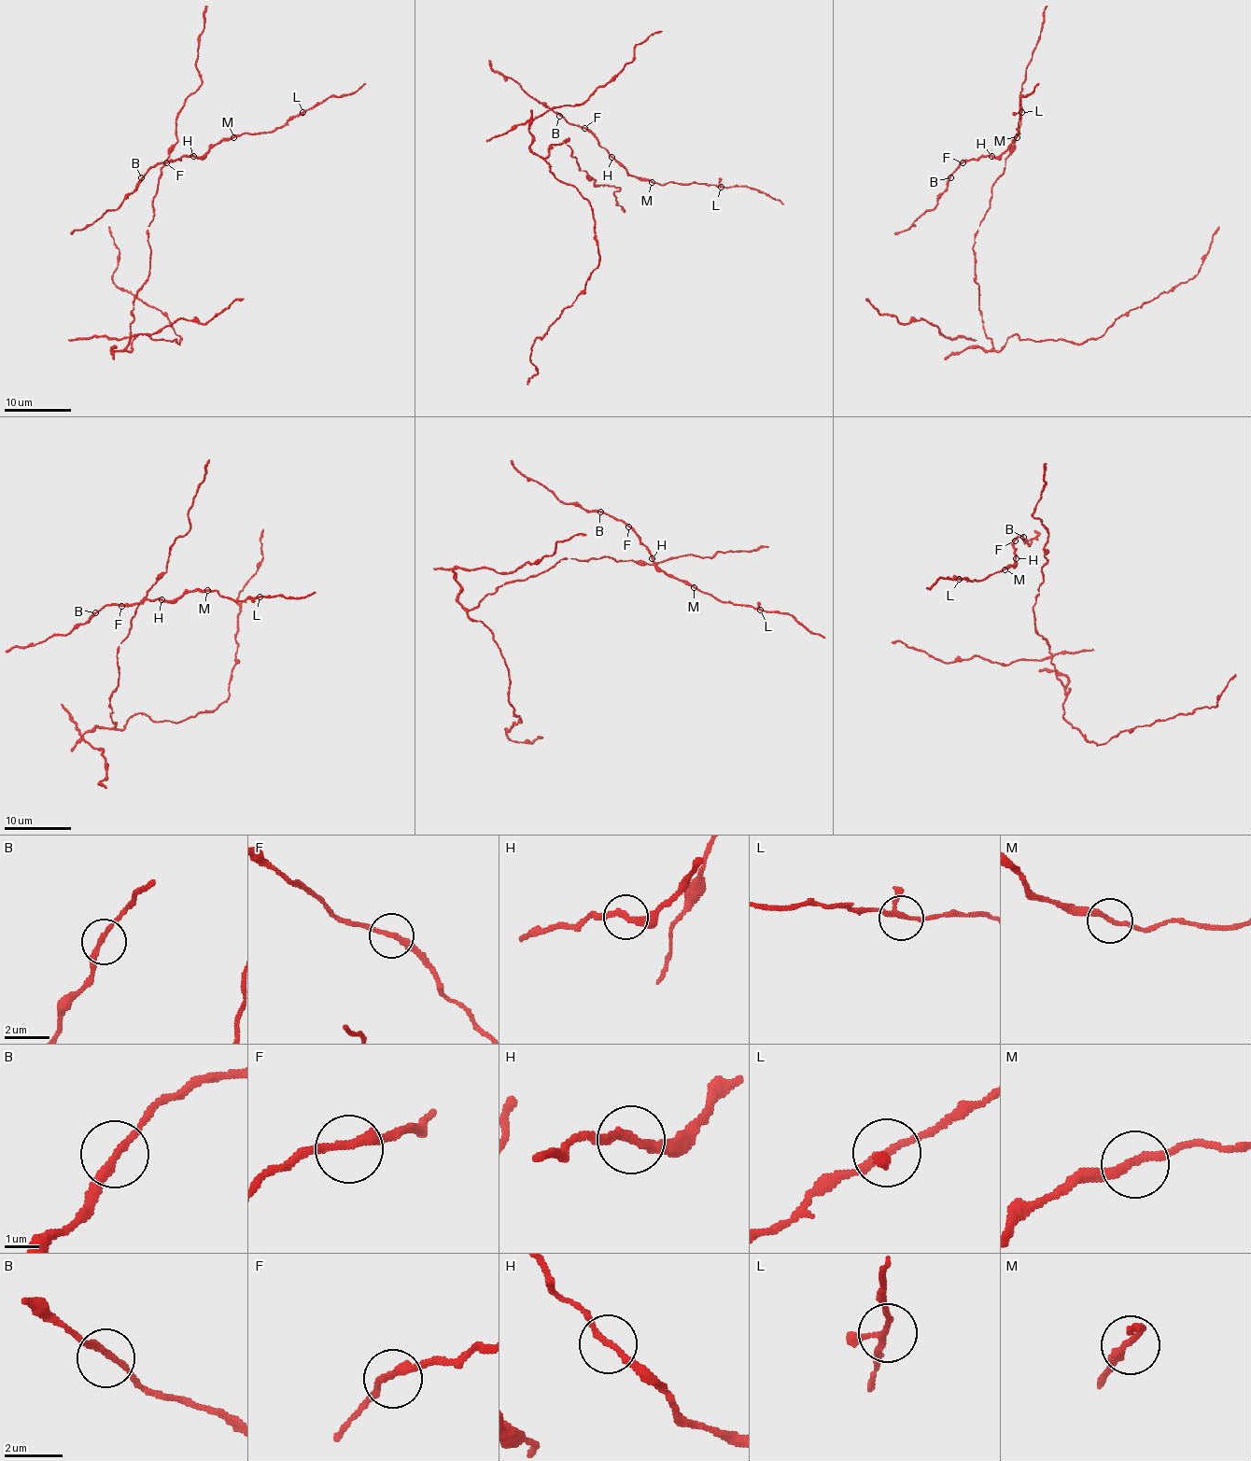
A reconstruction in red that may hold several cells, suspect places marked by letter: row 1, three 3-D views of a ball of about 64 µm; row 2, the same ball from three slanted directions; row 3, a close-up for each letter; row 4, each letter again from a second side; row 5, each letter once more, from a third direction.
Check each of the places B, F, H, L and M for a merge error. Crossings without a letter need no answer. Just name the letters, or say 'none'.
none

